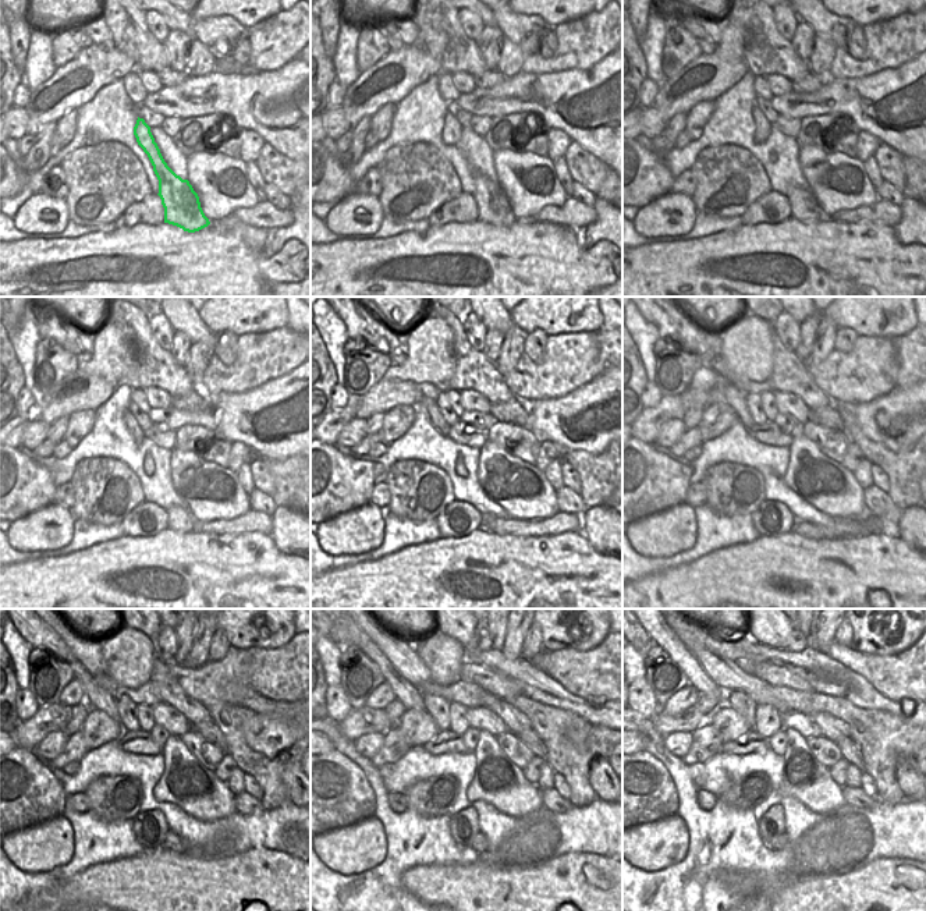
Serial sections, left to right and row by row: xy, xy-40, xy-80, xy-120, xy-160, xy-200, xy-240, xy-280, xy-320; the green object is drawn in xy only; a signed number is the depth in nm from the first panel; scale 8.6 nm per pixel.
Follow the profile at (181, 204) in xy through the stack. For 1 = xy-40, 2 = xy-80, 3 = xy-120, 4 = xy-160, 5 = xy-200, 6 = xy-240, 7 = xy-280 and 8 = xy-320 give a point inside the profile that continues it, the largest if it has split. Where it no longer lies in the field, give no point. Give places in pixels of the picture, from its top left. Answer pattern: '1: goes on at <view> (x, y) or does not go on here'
1: goes on at xy-40 (493, 206)
2: goes on at xy-80 (804, 206)
3: goes on at xy-120 (178, 518)
4: goes on at xy-160 (432, 410)
5: goes on at xy-200 (731, 394)
6: goes on at xy-240 (98, 697)
7: goes on at xy-280 (405, 693)
8: goes on at xy-320 (698, 677)

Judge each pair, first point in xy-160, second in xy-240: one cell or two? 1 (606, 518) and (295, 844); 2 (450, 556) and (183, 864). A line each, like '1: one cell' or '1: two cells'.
1: one cell
2: one cell

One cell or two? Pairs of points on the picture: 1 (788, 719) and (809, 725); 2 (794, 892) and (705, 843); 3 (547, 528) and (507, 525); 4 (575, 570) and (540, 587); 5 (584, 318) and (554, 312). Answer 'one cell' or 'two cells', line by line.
1: one cell
2: two cells
3: one cell
4: one cell
5: one cell

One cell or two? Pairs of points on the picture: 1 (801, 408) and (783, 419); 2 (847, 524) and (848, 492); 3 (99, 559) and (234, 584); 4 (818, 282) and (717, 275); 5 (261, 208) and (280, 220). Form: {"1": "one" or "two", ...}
{"1": "two", "2": "two", "3": "one", "4": "one", "5": "one"}

